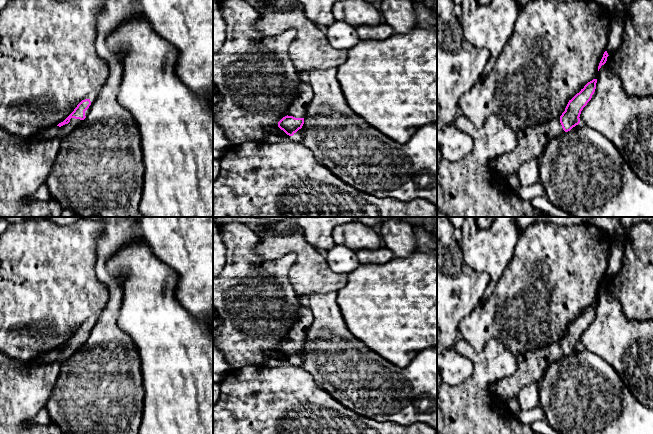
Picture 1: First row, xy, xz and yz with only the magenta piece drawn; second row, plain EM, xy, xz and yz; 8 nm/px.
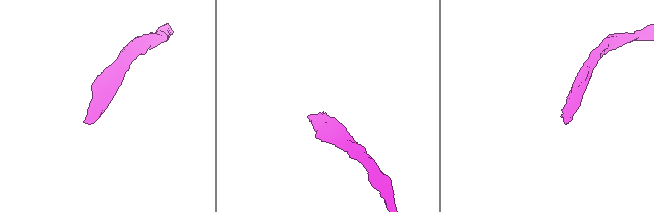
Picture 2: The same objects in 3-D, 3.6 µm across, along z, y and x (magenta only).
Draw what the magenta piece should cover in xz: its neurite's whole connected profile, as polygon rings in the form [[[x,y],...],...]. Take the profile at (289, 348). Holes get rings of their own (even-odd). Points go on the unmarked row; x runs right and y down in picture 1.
[[[305,303],[299,311],[295,324],[291,327],[287,339],[278,346],[278,351],[287,359],[293,360],[304,348],[306,329],[313,323],[312,311]]]

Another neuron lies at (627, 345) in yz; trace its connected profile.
[[[606,285],[597,297],[595,316],[579,342],[581,348],[594,353],[614,368],[638,402],[653,409],[653,320],[629,320]]]

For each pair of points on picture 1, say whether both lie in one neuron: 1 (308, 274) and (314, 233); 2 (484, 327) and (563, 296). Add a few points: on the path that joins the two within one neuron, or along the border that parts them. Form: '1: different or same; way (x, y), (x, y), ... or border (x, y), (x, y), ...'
1: different; border (292, 233), (299, 232), (308, 243), (323, 254)
2: same; way (504, 315), (524, 313), (532, 307), (543, 307)

